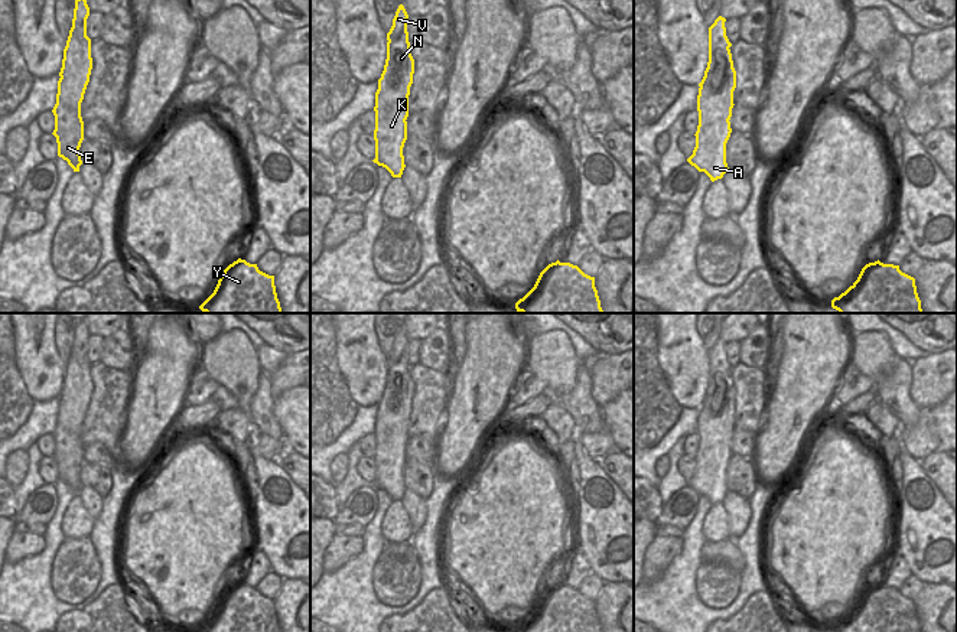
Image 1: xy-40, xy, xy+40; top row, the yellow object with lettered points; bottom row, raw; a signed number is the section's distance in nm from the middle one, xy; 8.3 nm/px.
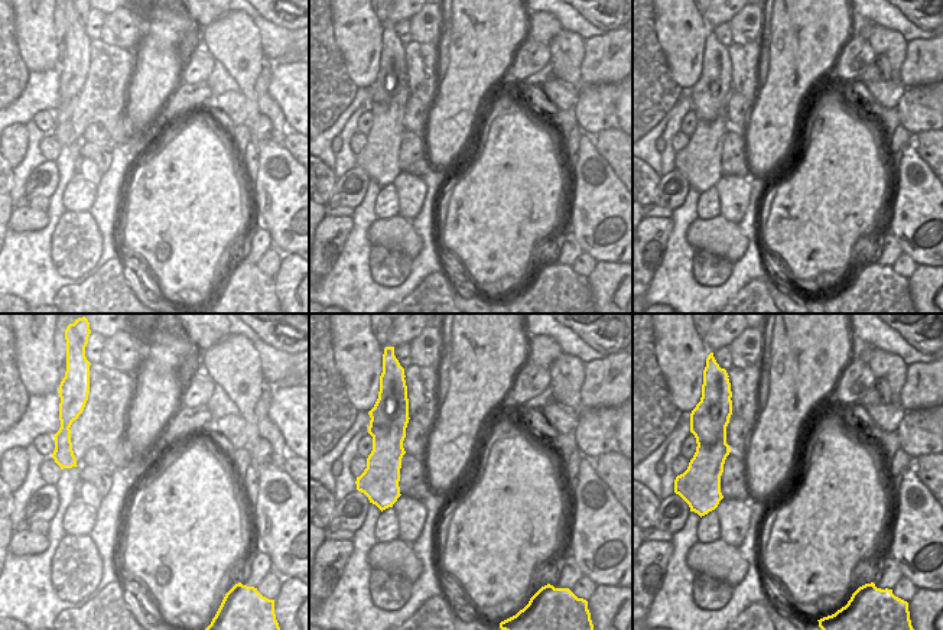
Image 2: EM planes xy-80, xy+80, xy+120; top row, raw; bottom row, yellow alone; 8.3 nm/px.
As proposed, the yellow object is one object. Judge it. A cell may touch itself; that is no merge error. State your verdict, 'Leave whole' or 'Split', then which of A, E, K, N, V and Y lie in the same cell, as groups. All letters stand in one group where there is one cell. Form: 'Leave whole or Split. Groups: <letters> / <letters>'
Split. Groups: A E K N Y / V

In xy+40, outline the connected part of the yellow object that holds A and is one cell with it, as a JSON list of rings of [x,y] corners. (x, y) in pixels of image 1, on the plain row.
[[[719,368],[713,374],[713,395],[699,411],[697,434],[699,449],[696,455],[696,470],[687,485],[699,495],[704,495],[712,505],[722,502],[726,496],[726,466],[730,460],[730,444],[715,430],[716,417],[722,411],[722,392],[733,390],[730,372]]]

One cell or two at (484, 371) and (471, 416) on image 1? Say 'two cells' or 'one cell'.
one cell

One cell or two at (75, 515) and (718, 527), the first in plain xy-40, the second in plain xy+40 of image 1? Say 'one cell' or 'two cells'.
one cell

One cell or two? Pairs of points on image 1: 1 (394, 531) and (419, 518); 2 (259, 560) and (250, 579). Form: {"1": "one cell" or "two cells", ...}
{"1": "two cells", "2": "one cell"}

